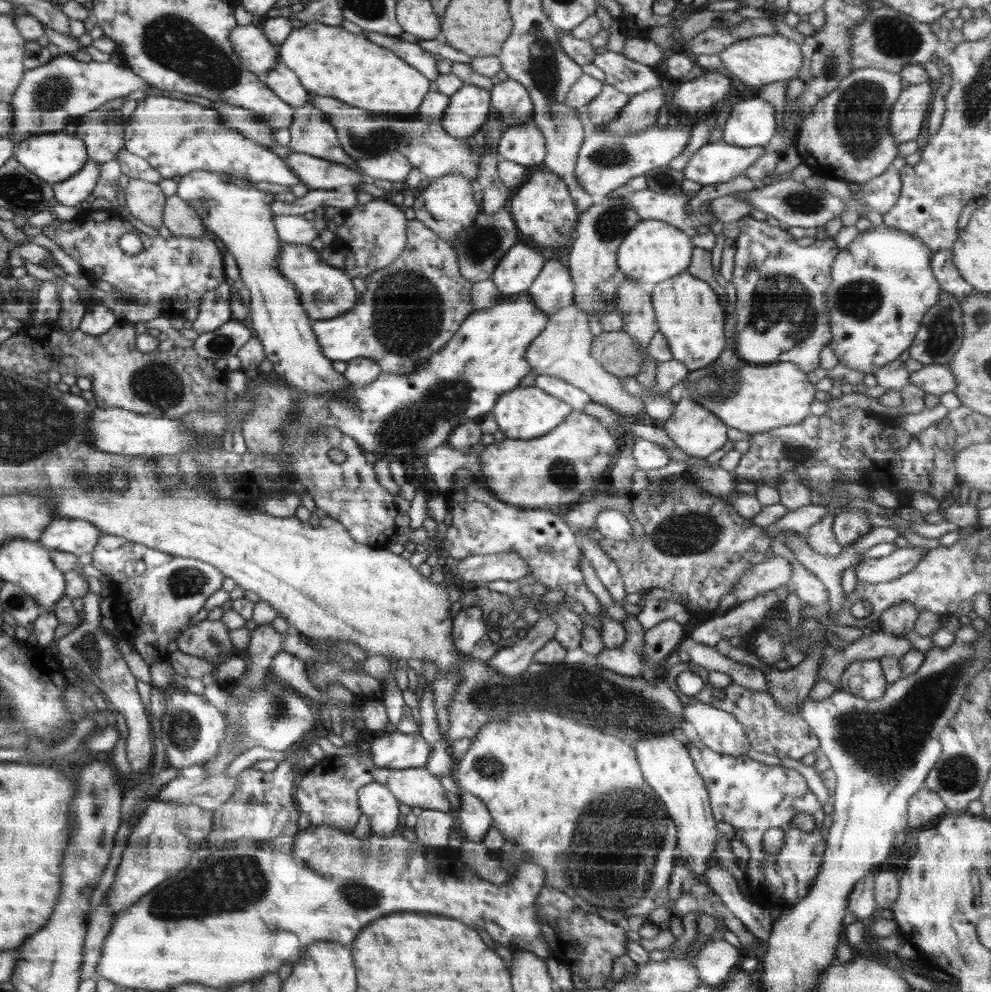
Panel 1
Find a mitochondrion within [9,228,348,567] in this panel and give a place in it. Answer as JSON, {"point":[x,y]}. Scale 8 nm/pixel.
{"point":[159,386]}

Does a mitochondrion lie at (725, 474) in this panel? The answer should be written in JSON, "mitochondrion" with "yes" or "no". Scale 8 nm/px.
{"mitochondrion":"no"}

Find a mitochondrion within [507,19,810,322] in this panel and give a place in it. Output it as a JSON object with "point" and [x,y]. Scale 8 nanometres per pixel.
{"point":[611,222]}

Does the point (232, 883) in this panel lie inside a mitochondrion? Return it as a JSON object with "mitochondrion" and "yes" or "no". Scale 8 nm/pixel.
{"mitochondrion":"yes"}

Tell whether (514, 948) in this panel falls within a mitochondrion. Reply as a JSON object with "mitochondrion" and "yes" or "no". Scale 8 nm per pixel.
{"mitochondrion":"no"}

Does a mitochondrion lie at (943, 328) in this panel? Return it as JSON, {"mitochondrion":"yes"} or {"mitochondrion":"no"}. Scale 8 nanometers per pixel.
{"mitochondrion":"yes"}

